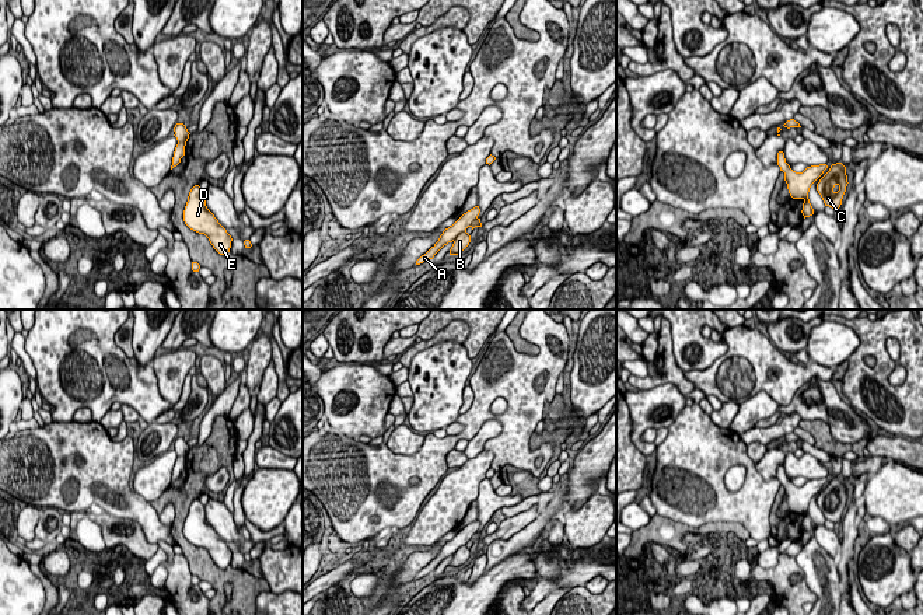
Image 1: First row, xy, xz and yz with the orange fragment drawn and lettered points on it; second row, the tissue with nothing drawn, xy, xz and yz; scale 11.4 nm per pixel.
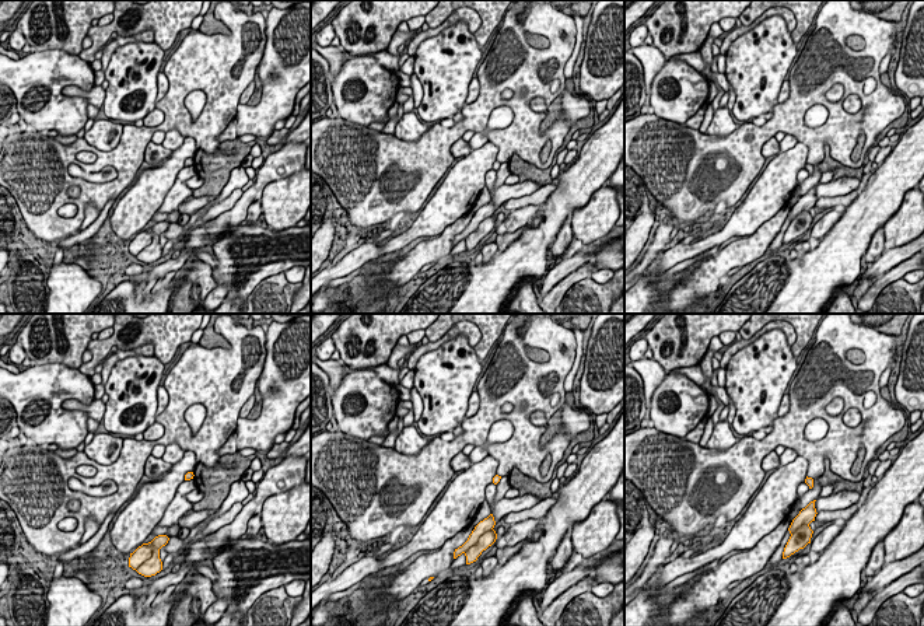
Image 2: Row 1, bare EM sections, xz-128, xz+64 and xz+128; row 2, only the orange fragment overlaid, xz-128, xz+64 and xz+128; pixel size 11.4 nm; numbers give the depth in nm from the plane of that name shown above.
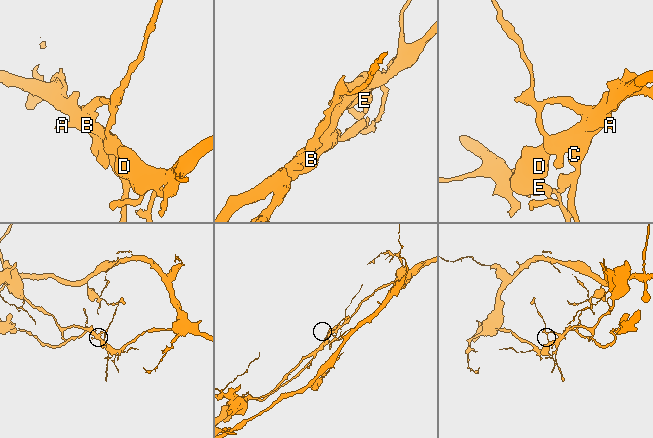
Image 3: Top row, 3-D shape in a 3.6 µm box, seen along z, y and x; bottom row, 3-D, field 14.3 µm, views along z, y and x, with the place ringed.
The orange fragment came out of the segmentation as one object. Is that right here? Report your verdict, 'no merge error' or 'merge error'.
merge error

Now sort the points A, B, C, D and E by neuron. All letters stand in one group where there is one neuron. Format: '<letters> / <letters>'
A D E / B C

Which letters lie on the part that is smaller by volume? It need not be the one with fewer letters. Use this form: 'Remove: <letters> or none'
Remove: B, C

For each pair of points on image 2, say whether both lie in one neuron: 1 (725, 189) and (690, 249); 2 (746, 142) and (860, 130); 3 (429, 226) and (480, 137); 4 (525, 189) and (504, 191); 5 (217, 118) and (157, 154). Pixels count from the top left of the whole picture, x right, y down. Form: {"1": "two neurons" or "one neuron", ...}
{"1": "two neurons", "2": "one neuron", "3": "two neurons", "4": "one neuron", "5": "two neurons"}

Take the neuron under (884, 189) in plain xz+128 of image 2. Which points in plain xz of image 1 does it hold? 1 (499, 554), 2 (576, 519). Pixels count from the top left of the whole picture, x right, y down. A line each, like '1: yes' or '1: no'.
1: no
2: no

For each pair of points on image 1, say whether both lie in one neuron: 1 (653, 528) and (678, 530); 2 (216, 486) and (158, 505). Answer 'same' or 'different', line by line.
1: same
2: different

